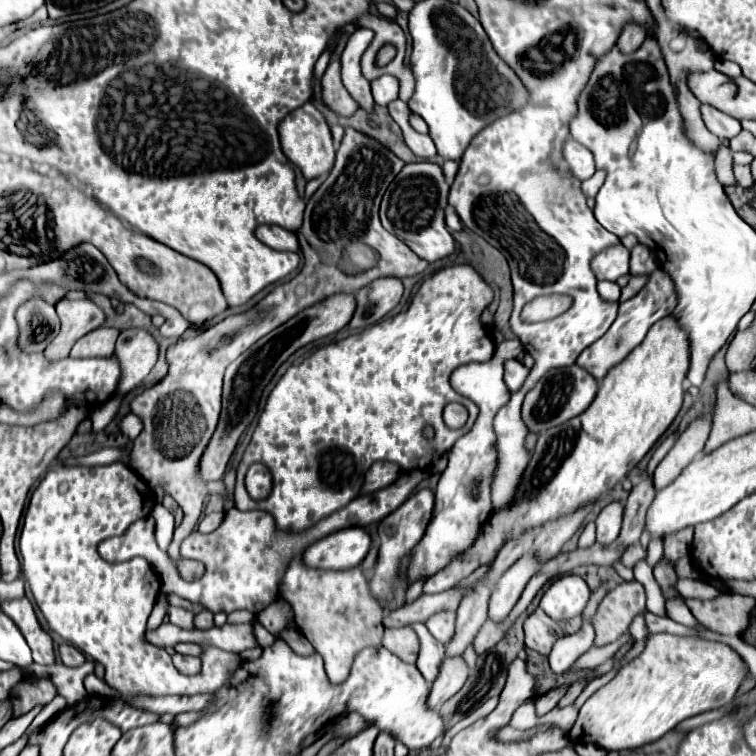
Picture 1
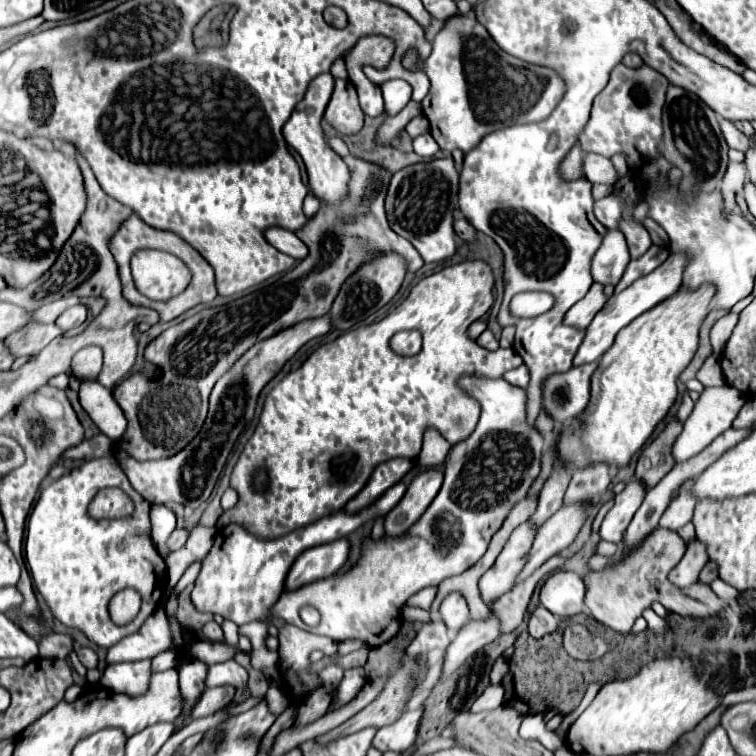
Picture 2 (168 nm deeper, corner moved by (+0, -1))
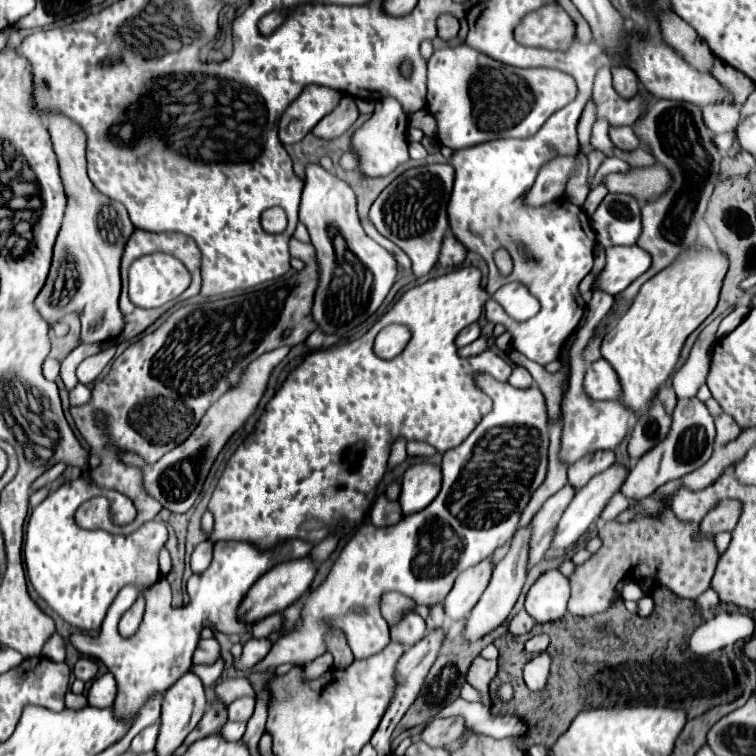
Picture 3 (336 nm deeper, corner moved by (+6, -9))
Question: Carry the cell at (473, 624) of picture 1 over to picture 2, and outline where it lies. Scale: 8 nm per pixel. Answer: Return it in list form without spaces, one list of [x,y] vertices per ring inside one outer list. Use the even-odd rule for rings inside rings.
[[[530,522],[520,524],[512,532],[496,564],[480,580],[480,590],[486,604],[490,604],[490,600],[500,598],[504,592],[508,592],[514,586],[518,572],[522,572],[522,564],[526,564],[526,556],[532,548],[534,536],[536,536],[536,528]]]

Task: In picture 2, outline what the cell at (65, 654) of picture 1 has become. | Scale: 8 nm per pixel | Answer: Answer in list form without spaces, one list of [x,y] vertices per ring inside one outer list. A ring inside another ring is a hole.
[[[78,648],[76,654],[78,654],[80,662],[82,662],[86,668],[96,668],[96,666],[98,666],[98,656],[96,656],[96,652],[94,652],[92,648]]]

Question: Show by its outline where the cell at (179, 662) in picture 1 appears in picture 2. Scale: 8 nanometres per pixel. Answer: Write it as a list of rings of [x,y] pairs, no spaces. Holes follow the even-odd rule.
[[[188,660],[180,666],[180,688],[182,688],[182,700],[186,700],[186,712],[190,712],[188,704],[194,704],[198,696],[206,690],[206,672],[208,666],[200,660]]]

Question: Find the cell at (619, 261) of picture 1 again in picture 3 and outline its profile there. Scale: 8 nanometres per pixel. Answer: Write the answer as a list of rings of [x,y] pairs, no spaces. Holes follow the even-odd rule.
[[[596,244],[594,248],[594,268],[592,268],[592,276],[594,276],[594,286],[592,286],[592,302],[586,306],[586,312],[580,320],[580,326],[576,330],[576,340],[570,348],[570,380],[568,380],[568,392],[562,400],[562,444],[560,444],[560,452],[558,458],[560,462],[564,462],[566,466],[572,466],[574,462],[578,462],[580,458],[584,458],[586,454],[594,454],[598,450],[612,450],[616,444],[620,444],[628,432],[628,422],[630,416],[628,412],[624,412],[624,408],[620,408],[616,404],[616,400],[606,400],[606,402],[594,402],[588,400],[588,396],[584,396],[584,392],[580,392],[580,384],[584,378],[584,348],[588,344],[588,340],[592,338],[592,332],[596,330],[596,324],[600,324],[600,320],[606,316],[608,308],[612,308],[614,304],[614,296],[604,292],[598,286],[598,278],[602,274],[606,266],[606,248],[602,244]]]

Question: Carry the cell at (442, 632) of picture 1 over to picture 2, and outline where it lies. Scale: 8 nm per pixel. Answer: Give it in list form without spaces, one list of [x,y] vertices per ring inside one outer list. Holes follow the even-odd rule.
[[[458,592],[448,594],[448,596],[442,600],[442,606],[440,606],[440,618],[444,620],[444,624],[446,624],[452,632],[460,630],[460,628],[468,622],[468,618],[470,618],[466,600],[462,600],[462,596],[458,596]]]

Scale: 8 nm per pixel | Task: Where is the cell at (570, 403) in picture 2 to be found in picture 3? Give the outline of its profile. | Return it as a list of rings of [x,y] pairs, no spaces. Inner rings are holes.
[[[604,358],[592,362],[584,376],[584,394],[592,400],[616,400],[620,396],[620,384],[616,384],[616,372],[608,368]]]

